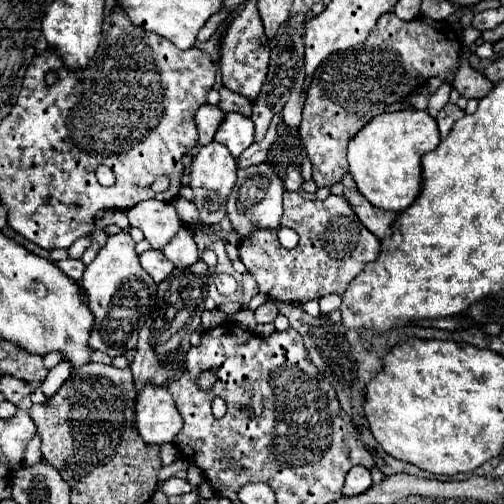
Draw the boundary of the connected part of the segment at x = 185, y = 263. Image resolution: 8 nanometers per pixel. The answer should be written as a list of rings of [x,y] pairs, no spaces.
[[[182,226],[182,230],[174,236],[174,240],[162,252],[176,268],[188,268],[200,260],[192,232],[186,230],[186,226]]]

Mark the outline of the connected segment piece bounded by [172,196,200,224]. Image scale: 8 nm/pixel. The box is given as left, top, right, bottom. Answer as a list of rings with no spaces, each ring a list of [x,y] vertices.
[[[178,196],[178,198],[172,200],[172,204],[178,208],[178,214],[180,214],[182,222],[186,222],[186,224],[190,224],[190,222],[198,222],[198,224],[200,224],[200,220],[198,220],[198,216],[196,216],[196,206],[194,206],[190,200]]]

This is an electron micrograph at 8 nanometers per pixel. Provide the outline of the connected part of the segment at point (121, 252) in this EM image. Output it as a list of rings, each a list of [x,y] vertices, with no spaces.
[[[128,232],[110,236],[94,262],[86,266],[80,280],[80,286],[88,296],[88,306],[96,318],[88,344],[90,348],[102,350],[110,356],[118,356],[136,346],[138,330],[150,316],[152,304],[156,304],[156,282],[140,266],[134,244],[136,242]]]

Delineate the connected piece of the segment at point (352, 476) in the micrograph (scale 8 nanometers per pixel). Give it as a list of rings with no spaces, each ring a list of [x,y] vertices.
[[[352,466],[346,474],[346,484],[342,494],[344,496],[356,496],[366,492],[372,486],[372,478],[370,478],[370,470],[364,466]]]

